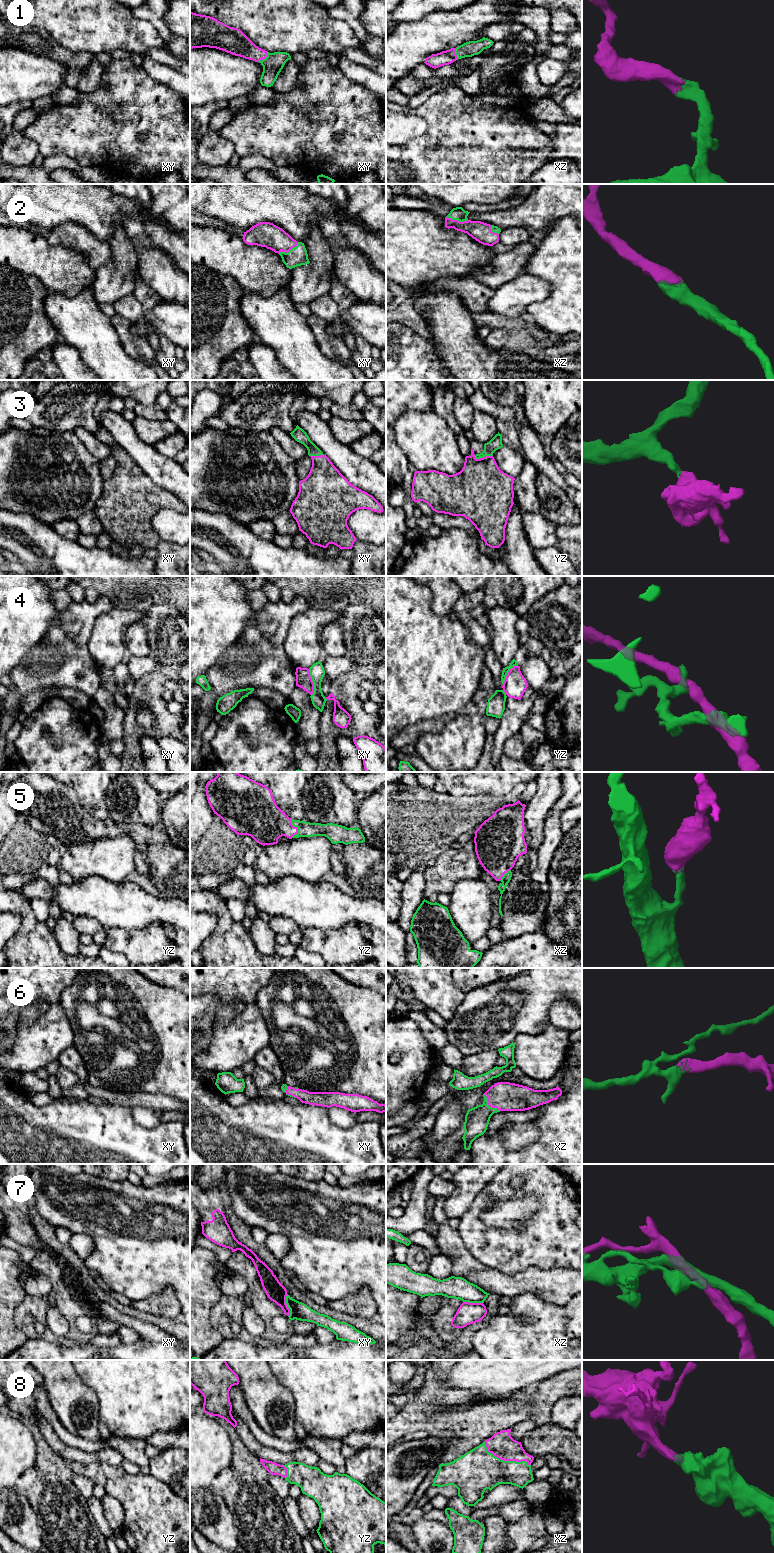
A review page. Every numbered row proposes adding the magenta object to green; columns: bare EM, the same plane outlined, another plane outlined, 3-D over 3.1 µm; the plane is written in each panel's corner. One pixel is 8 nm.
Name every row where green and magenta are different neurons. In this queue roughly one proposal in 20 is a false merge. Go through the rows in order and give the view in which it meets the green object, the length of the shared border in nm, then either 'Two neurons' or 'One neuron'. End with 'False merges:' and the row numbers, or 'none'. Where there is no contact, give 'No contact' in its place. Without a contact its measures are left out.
1: Touches green in xy. Shared border 120 nm. One neuron
2: Touches green in xz. Shared border 190 nm. One neuron
3: Touches green in yz. Shared border 150 nm. One neuron
4: Touches green in xy. Shared border 220 nm. Two neurons
5: Touches green in yz. Shared border 160 nm. One neuron
6: Touches green in xz. Shared border 190 nm. One neuron
7: Touches green in xy. Shared border 180 nm. Two neurons
8: Touches green in xz. Shared border 420 nm. One neuron
False merges: 4, 7

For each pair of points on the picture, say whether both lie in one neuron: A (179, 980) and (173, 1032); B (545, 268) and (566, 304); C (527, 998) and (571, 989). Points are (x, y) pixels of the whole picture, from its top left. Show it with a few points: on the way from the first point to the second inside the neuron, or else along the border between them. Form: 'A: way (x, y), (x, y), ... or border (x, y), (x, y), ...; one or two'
A: border (156, 982), (159, 985), (171, 987), (179, 991); two
B: way (554, 277), (566, 289), (566, 295); one
C: way (538, 989), (560, 989); one

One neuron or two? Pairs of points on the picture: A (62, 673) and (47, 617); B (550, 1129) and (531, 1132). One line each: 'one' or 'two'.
A: two
B: two

